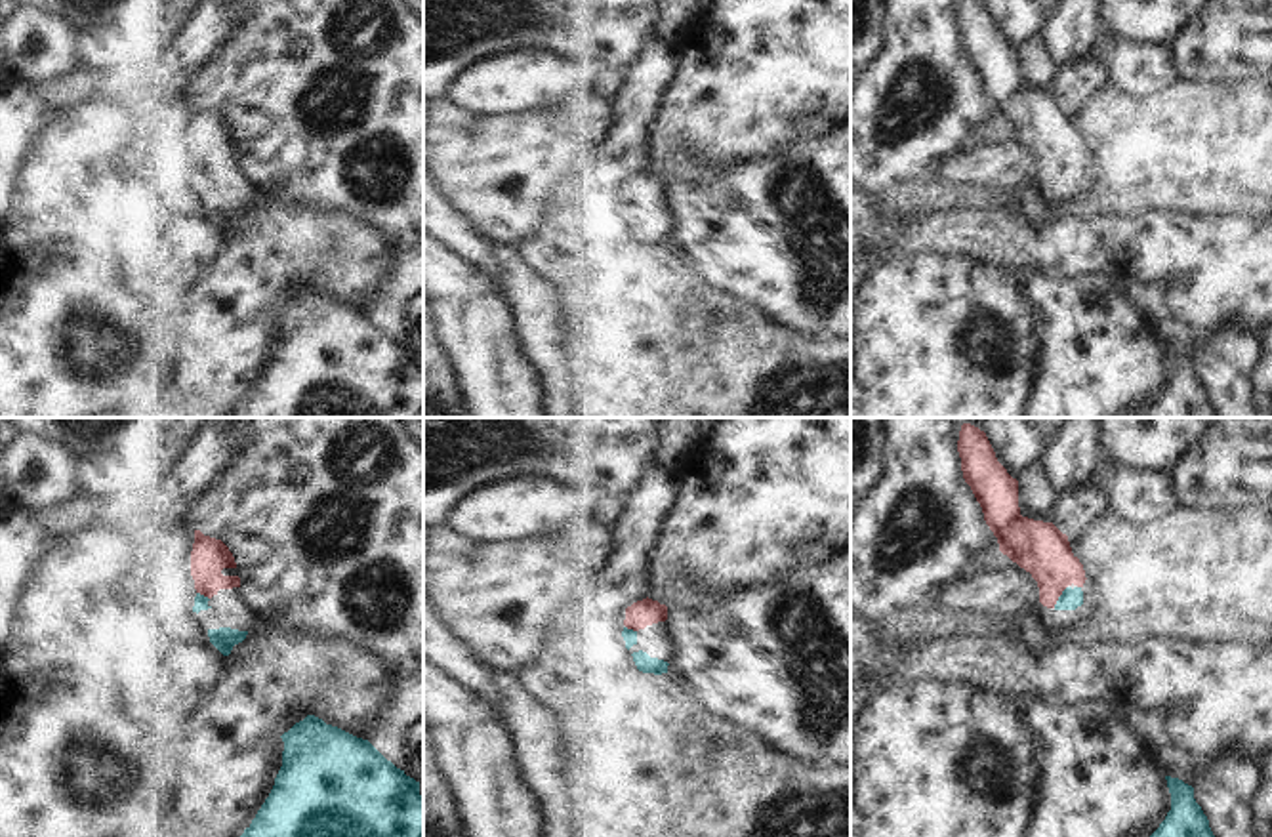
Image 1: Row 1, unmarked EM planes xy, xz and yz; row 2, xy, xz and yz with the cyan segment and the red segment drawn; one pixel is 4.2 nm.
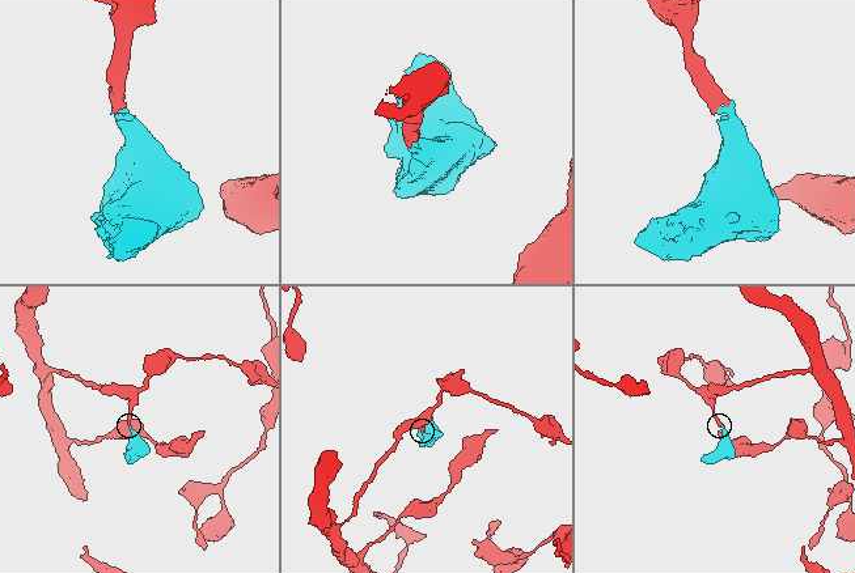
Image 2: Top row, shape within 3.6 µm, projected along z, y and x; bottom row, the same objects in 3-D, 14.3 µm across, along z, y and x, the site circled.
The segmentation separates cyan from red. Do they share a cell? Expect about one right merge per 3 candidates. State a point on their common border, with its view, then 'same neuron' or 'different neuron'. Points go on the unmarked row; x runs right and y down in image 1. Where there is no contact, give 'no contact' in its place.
contact yz (1059, 170); same neuron

